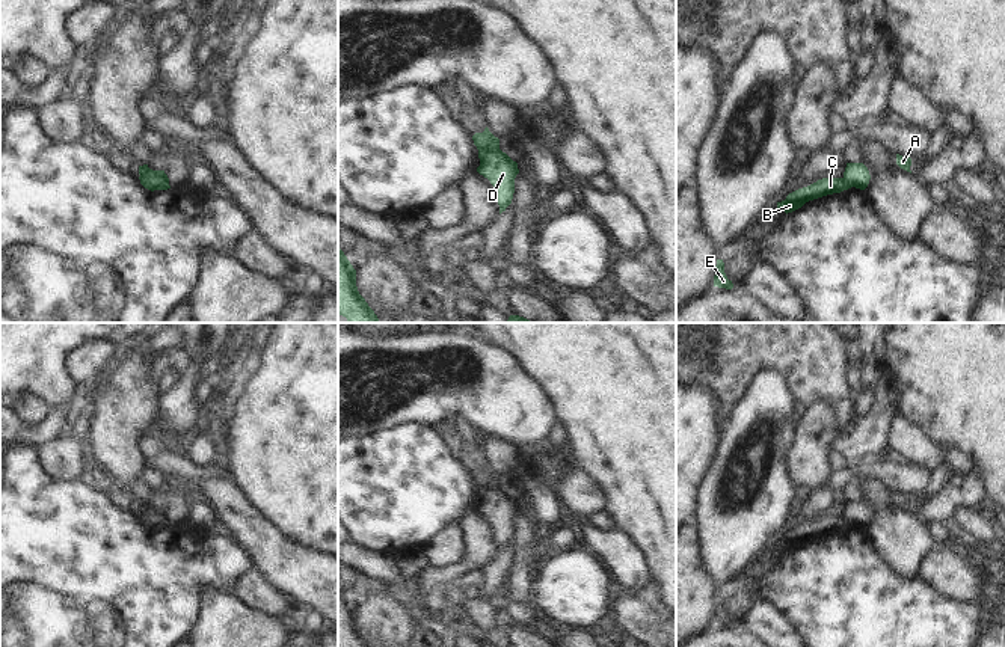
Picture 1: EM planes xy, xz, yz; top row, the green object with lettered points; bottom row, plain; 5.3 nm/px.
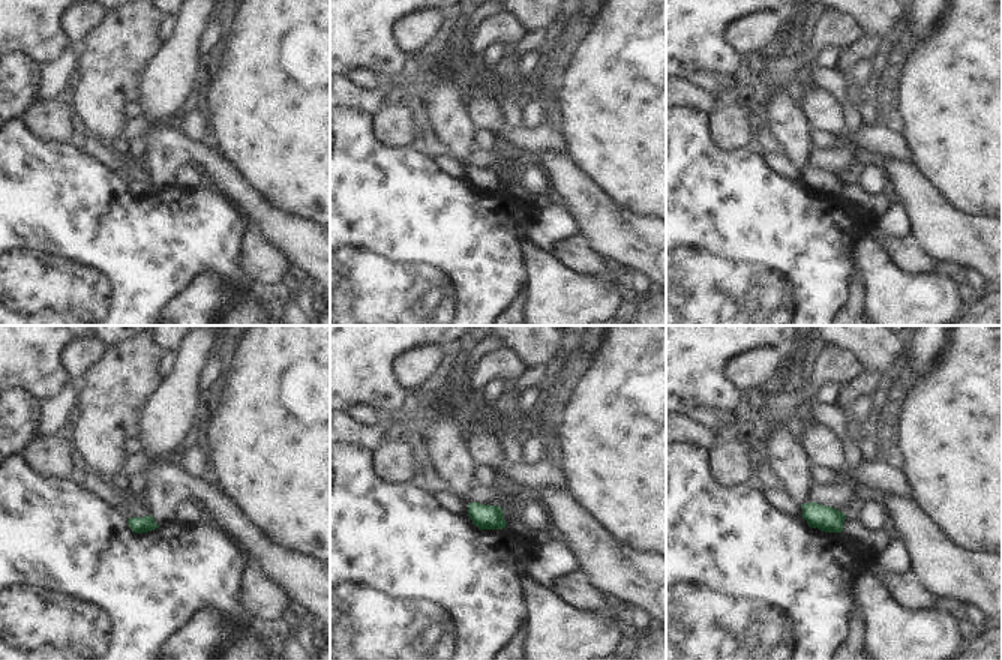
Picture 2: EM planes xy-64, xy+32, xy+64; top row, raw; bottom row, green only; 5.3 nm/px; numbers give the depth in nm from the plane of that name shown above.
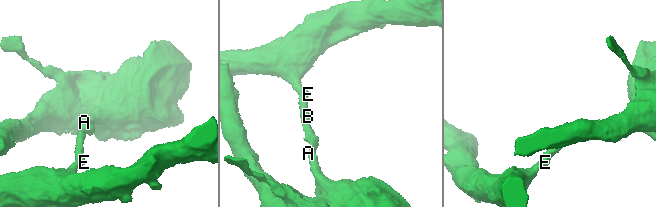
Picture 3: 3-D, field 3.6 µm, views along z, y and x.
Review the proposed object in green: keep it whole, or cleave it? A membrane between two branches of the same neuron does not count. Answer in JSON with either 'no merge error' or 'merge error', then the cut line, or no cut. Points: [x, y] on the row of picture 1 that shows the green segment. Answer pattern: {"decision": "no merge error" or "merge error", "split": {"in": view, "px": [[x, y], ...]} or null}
{"decision": "merge error", "split": {"in": "xy", "px": [[141, 174], [157, 189], [168, 186]]}}

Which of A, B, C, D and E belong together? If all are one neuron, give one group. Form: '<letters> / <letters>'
A D / B C E

